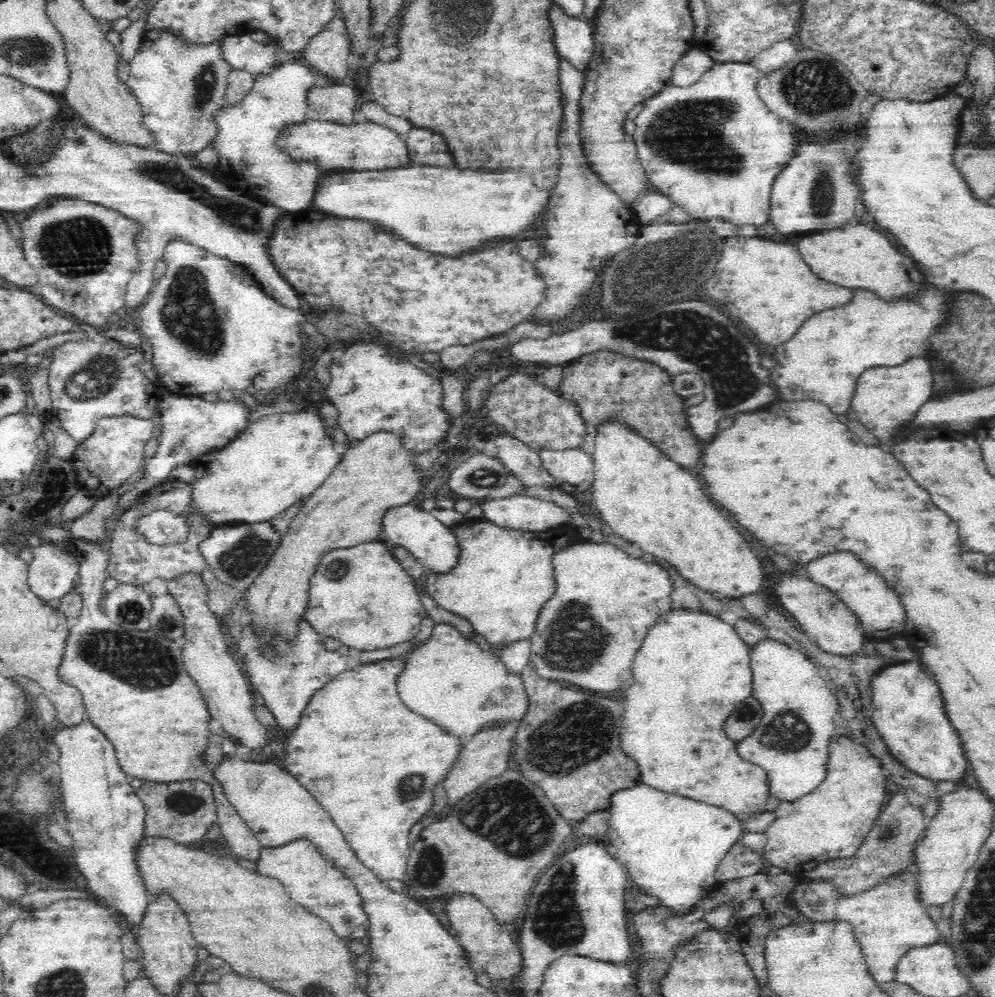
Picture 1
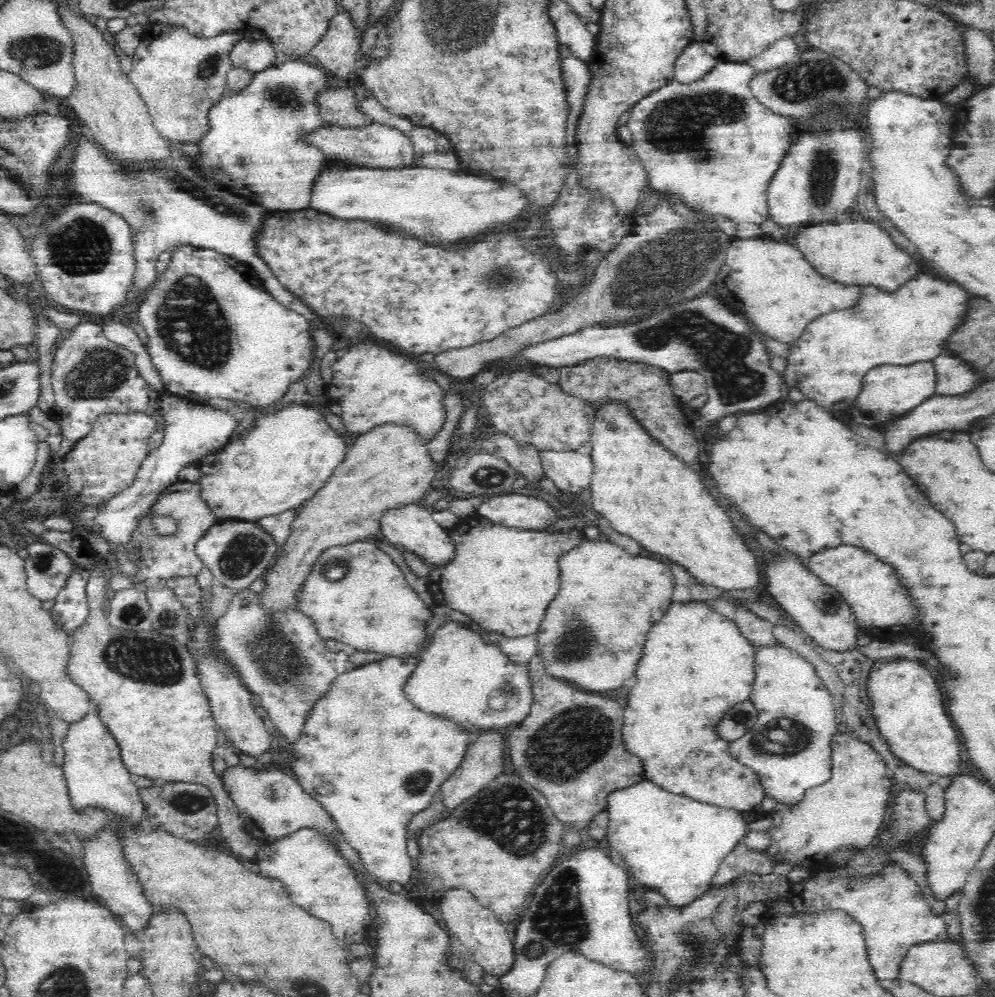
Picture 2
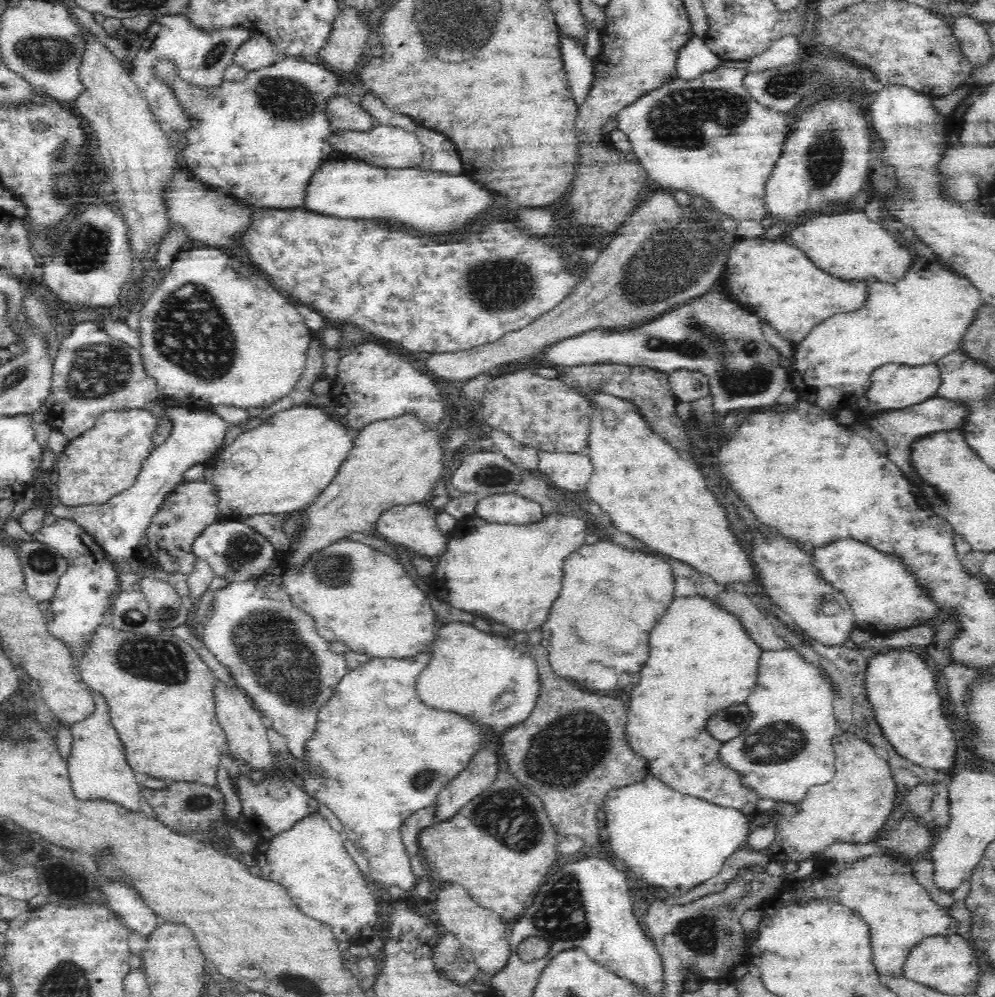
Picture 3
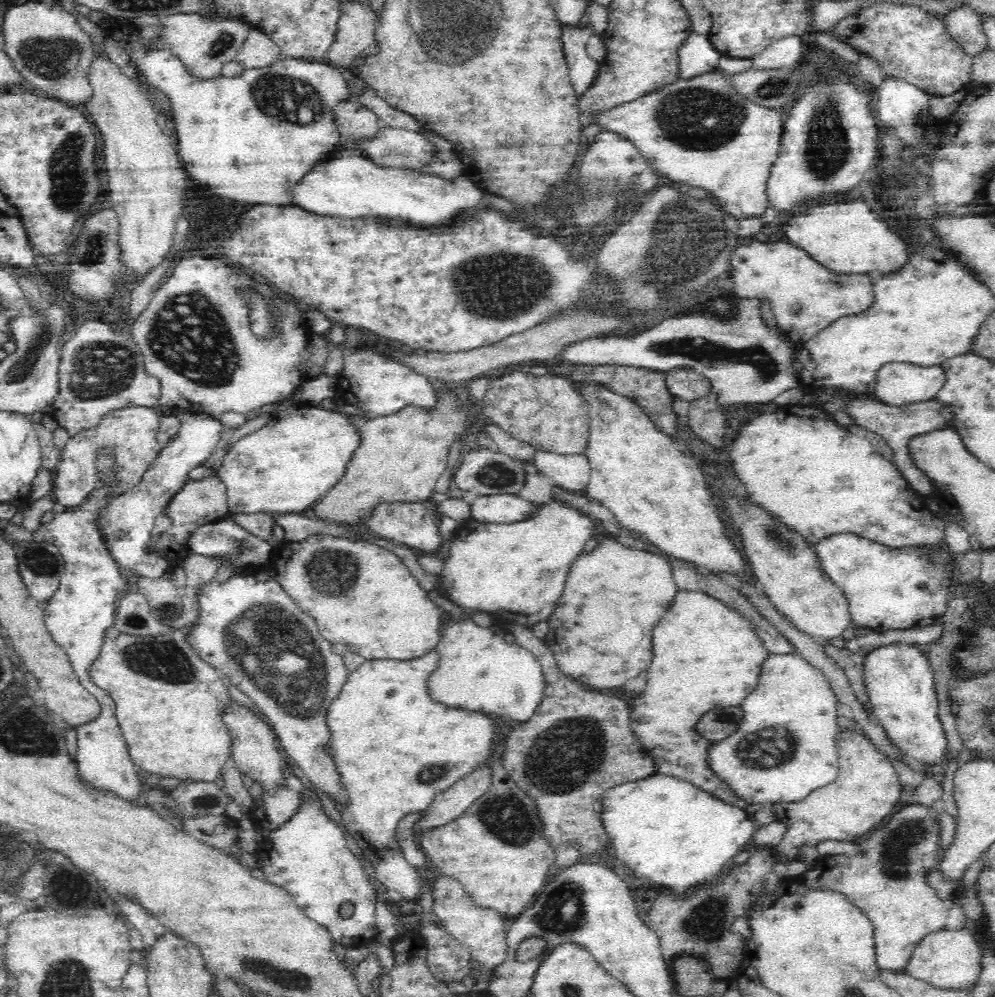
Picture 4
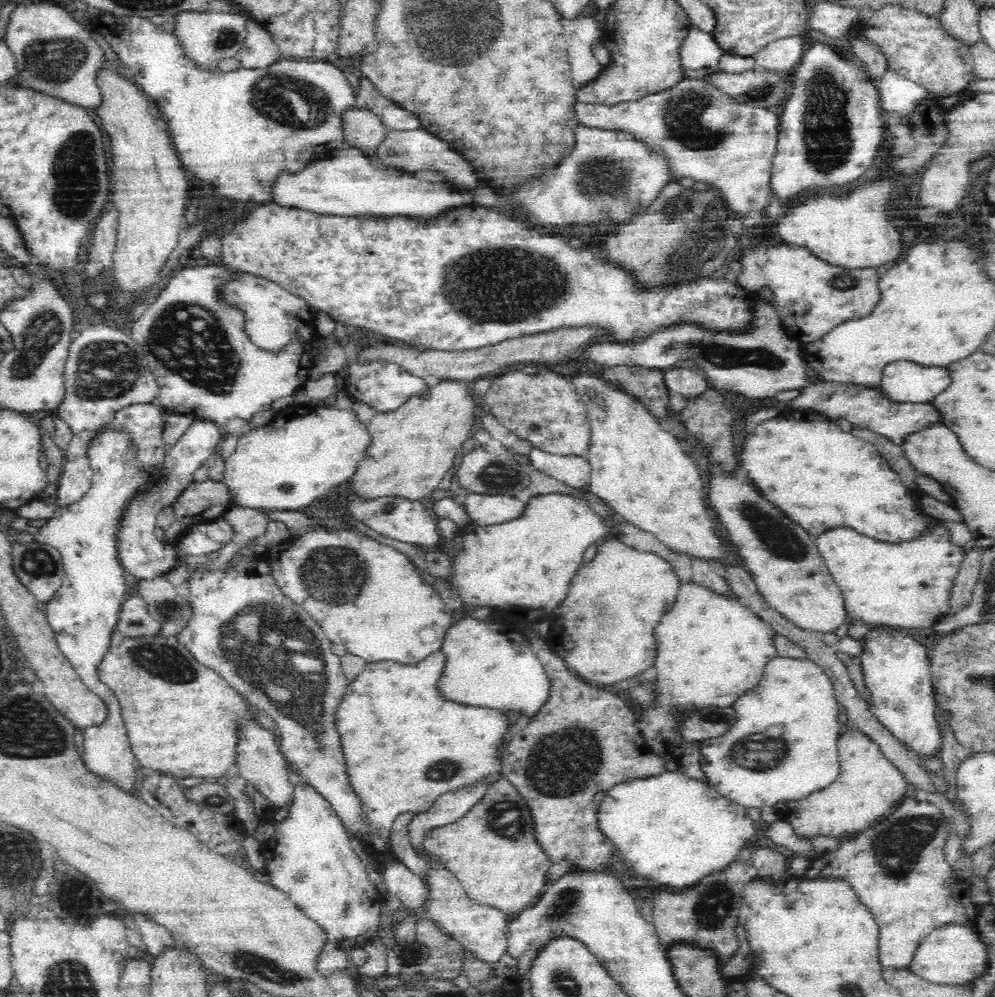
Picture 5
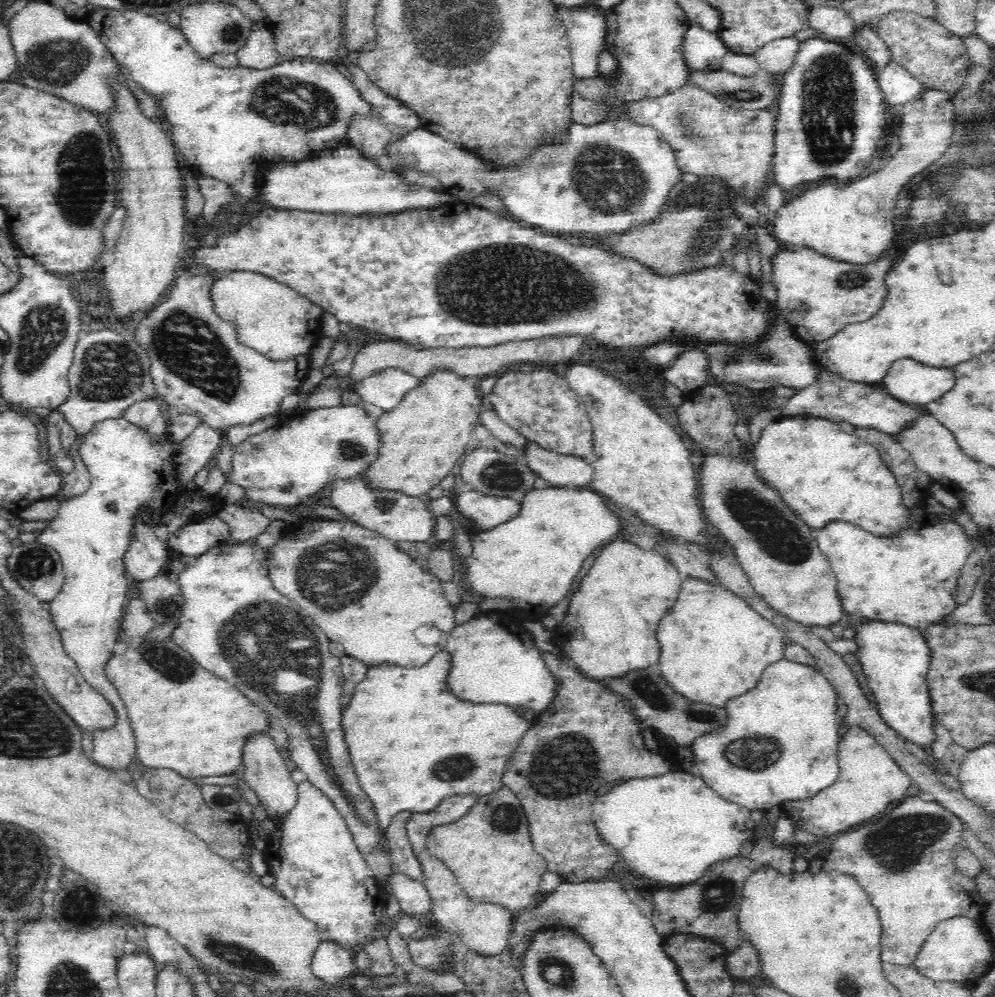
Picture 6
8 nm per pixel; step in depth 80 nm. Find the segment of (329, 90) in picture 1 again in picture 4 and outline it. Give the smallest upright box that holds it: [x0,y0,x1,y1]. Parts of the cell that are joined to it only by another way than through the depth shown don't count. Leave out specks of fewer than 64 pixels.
[334,101,378,149]

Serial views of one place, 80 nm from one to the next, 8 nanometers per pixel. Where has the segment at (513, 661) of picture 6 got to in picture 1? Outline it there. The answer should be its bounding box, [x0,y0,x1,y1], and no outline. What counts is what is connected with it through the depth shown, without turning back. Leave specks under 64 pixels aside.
[396,623,529,741]

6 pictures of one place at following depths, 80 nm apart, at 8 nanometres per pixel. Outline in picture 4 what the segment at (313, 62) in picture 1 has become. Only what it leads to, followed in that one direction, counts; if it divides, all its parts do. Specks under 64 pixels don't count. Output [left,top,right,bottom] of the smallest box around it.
[326,1,378,68]

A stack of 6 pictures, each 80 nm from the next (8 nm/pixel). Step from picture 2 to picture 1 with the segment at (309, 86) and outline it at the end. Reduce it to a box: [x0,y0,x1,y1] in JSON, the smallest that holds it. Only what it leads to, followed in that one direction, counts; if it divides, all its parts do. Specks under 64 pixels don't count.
[212,60,316,213]

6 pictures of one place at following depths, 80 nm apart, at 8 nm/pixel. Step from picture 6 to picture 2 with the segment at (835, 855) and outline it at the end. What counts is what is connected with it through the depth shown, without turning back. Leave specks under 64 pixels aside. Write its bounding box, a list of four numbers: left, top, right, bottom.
[789,865,951,981]

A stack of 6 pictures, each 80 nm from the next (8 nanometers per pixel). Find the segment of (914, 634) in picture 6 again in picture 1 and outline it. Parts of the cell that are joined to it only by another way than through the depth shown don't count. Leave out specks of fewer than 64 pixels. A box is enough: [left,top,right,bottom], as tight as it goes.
[871,659,968,782]

